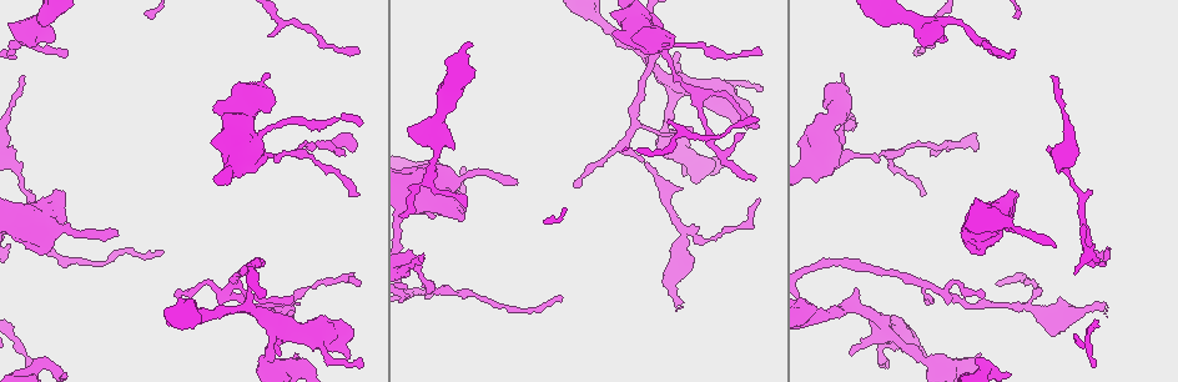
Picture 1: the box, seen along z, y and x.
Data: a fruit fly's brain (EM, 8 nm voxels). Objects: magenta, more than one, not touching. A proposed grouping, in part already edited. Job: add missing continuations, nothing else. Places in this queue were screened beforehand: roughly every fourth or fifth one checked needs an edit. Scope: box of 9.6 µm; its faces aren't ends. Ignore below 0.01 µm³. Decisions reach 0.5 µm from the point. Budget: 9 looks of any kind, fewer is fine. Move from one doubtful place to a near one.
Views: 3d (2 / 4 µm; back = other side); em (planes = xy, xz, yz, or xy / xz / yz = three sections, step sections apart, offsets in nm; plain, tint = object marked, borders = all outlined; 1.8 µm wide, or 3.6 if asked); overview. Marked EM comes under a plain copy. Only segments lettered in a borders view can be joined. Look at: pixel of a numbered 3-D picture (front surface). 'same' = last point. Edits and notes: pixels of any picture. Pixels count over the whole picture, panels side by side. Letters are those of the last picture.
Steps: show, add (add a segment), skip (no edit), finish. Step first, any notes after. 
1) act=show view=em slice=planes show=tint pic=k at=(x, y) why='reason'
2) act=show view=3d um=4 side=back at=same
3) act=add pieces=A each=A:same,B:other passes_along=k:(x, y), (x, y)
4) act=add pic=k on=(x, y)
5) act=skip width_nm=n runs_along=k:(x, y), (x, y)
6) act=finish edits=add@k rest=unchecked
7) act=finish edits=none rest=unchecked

act=show view=3d um=2 side=back pic=1 at=(974, 151) why='thin end'

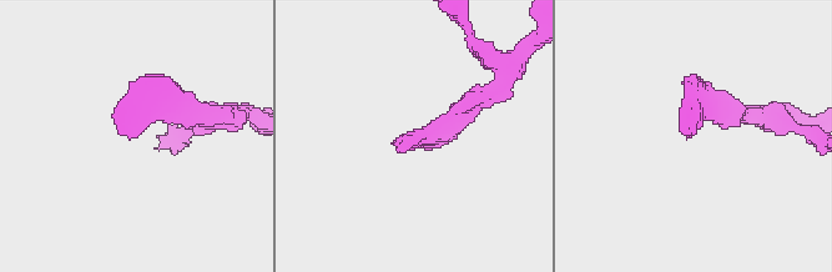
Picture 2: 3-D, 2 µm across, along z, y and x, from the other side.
act=show view=em slice=yz step=8 show=tint pic=2 at=(137, 135)

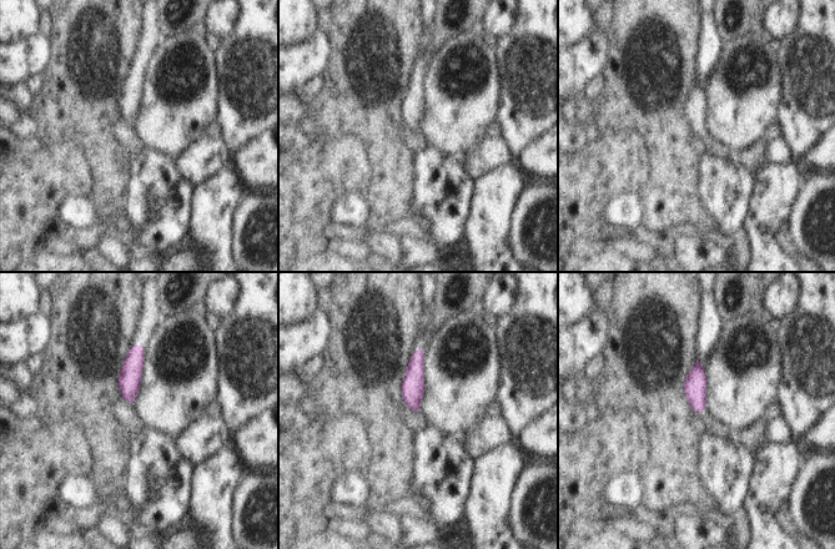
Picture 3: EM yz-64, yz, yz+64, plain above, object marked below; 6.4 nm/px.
act=show view=em slice=yz step=8 show=borders at=same

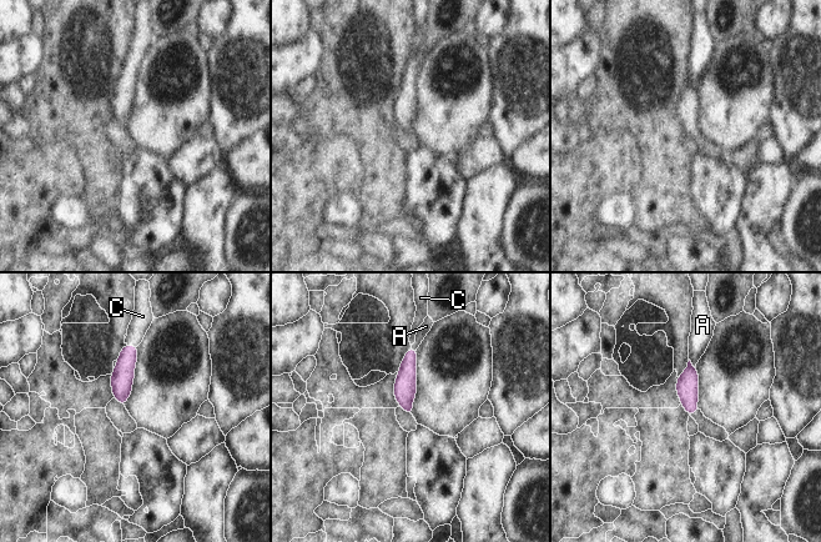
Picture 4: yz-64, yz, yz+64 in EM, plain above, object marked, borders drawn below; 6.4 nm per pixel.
act=add pieces=C longest_contact=A:80nm each=A:other,C:same found='the cell continues'

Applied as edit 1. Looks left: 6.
act=show view=overview why='redraw'

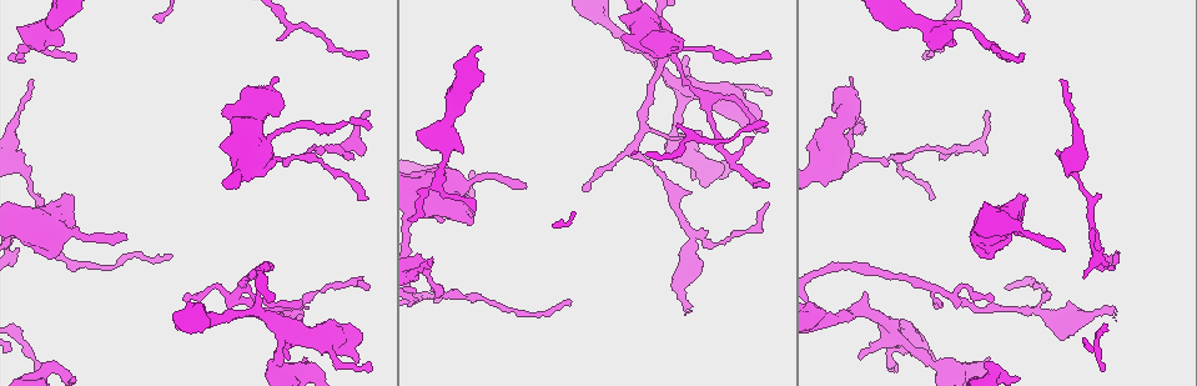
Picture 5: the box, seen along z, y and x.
act=show view=em slice=planes show=borders pic=5 at=(1007, 285) why='branch stops here'

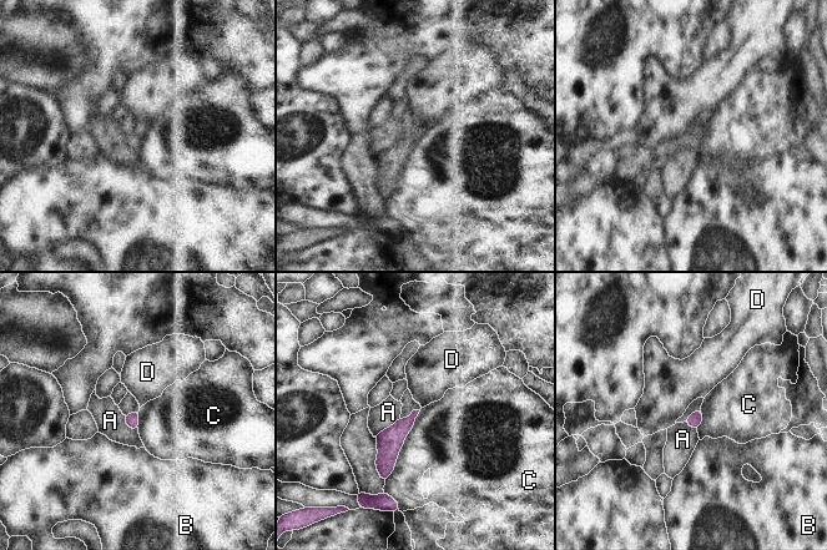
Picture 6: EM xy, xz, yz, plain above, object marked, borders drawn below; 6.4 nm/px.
act=skip width_nm=90 each=A:other,B:other,C:other,D:other border=6:(420, 410), (386, 483) found='no lettered segment goes on from it'

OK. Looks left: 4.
act=show view=em slice=planes show=borders pic=5 at=(768, 58) why='long arm stops here'

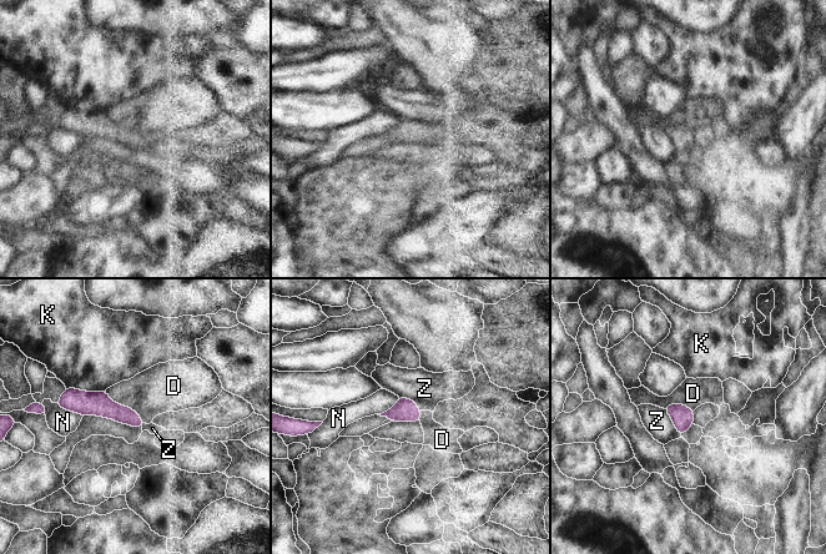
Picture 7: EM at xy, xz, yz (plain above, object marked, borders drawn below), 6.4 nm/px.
act=skip each=D:other,K:other,N:other,Z:other border=7:(105, 391), (145, 422) found='no lettered segment goes on from it'

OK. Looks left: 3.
act=show view=3d um=4 pic=5 at=(475, 209) why='branch stops here'

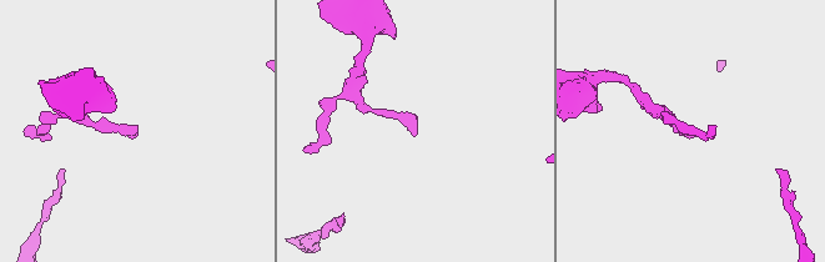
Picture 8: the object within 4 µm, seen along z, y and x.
act=show view=em slice=planes show=borders pic=8 at=(134, 133)

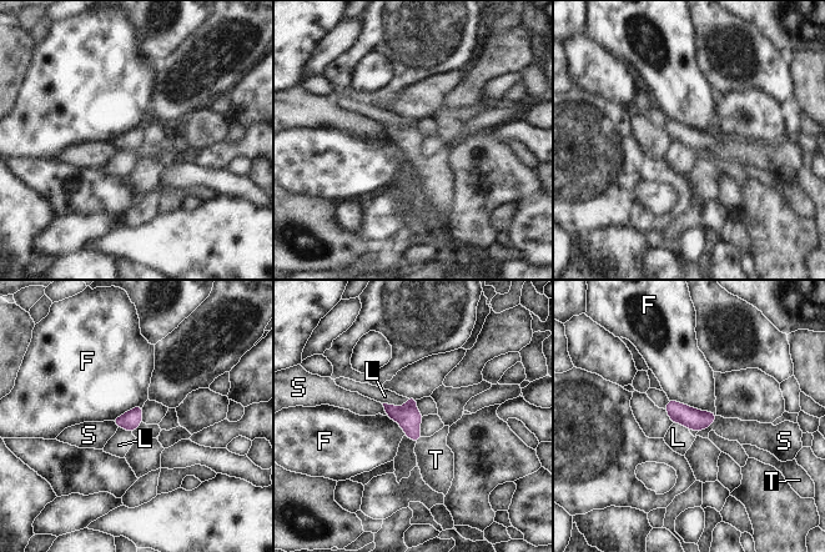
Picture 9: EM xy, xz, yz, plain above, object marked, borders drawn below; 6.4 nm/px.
act=add pieces=T longest_contact=F:320nm each=F:other,L:other,S:other,T:same passes_along=9:(410, 418), (419, 438), (436, 460) found='the cell continues'

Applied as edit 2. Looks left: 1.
act=finish edits=add@4,add@9 rest=unchecked

